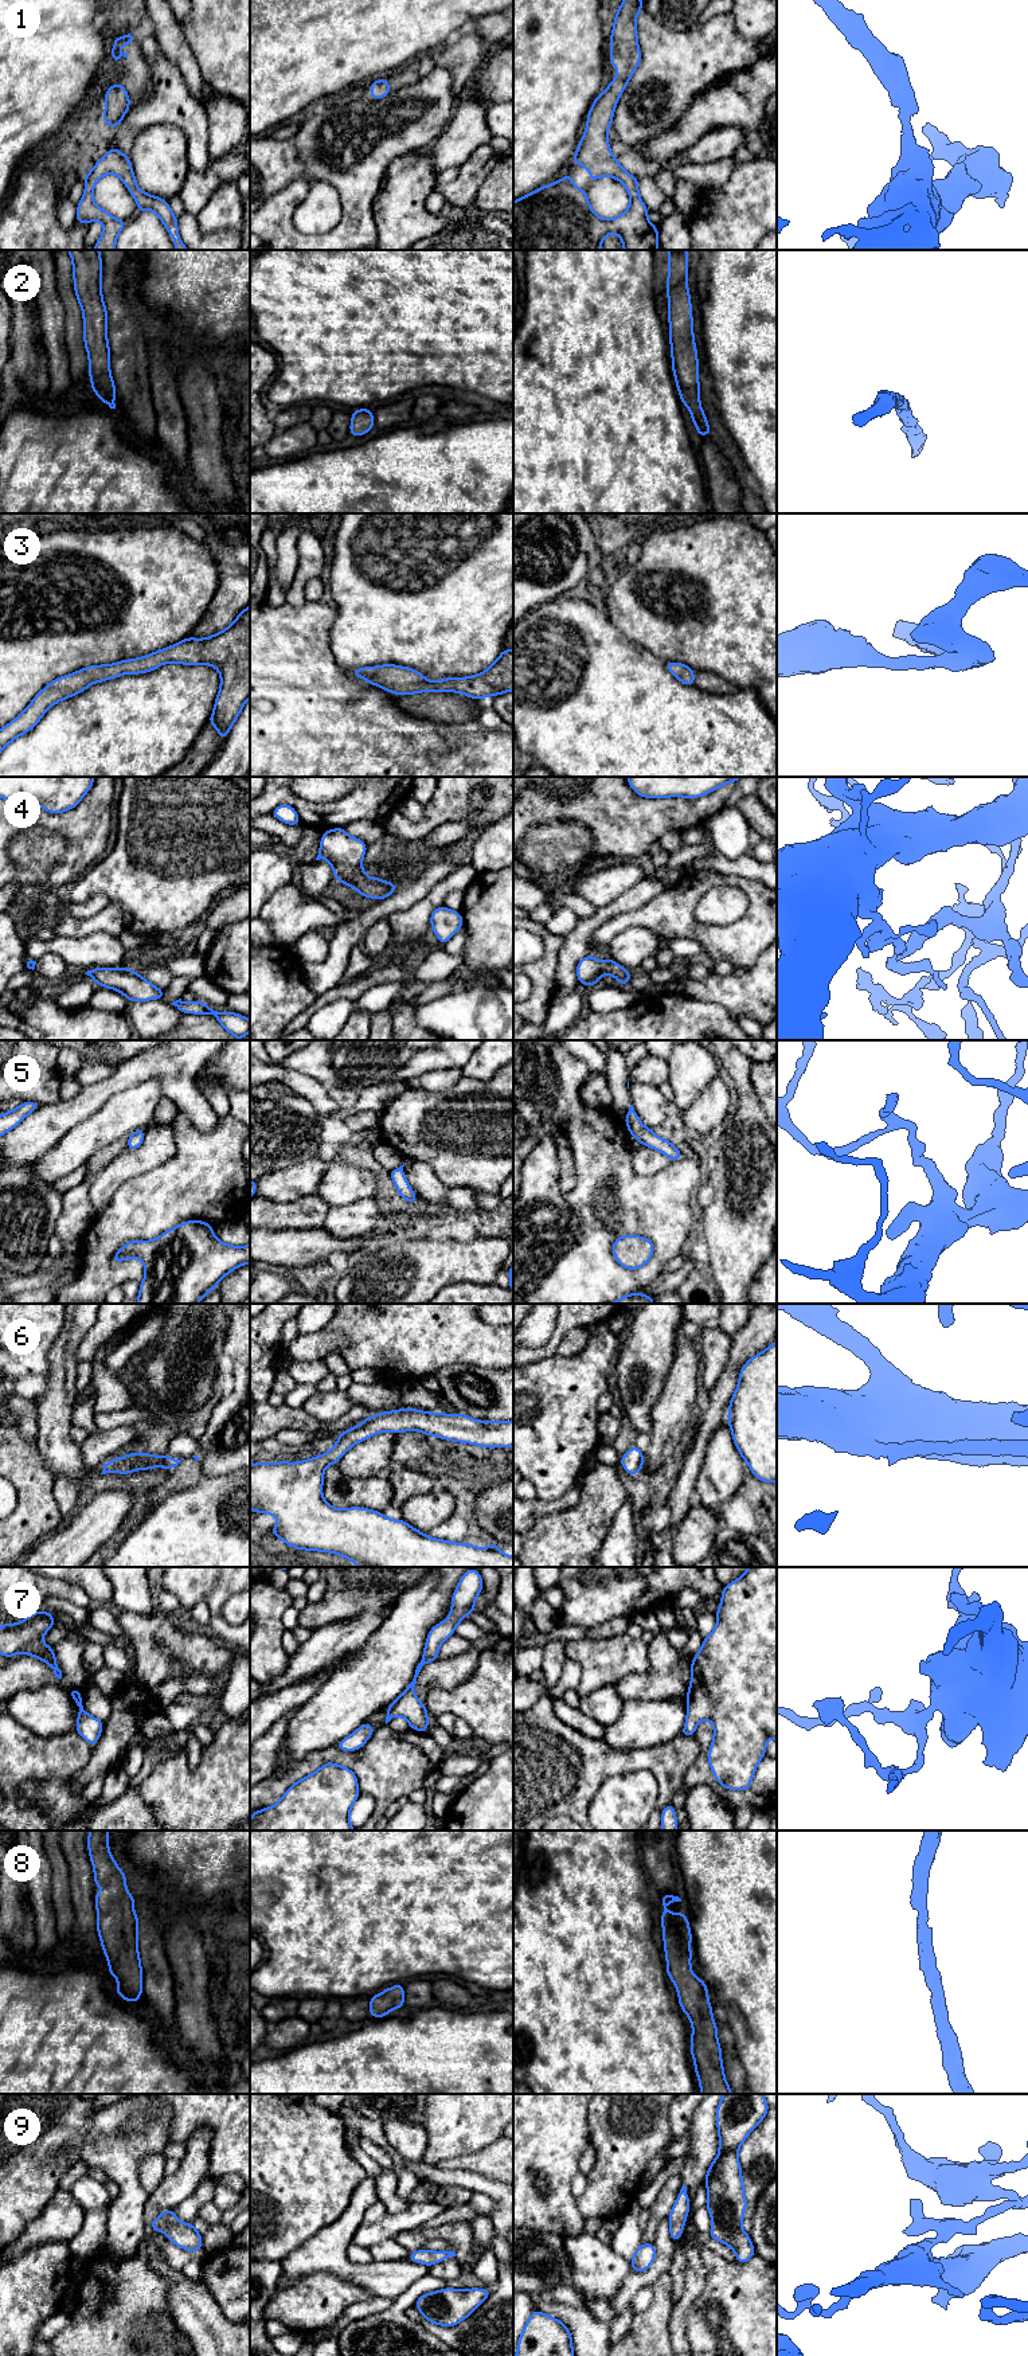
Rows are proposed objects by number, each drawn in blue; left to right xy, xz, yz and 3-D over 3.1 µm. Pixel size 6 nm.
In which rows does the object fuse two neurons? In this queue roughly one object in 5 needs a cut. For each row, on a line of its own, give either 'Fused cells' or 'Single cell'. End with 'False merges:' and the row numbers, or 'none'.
1: Single cell
2: Single cell
3: Single cell
4: Single cell
5: Single cell
6: Single cell
7: Single cell
8: Single cell
9: Single cell
False merges: none

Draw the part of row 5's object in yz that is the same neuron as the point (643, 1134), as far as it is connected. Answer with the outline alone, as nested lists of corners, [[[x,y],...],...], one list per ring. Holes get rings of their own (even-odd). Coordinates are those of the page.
[[[633,1105],[626,1111],[625,1124],[640,1144],[664,1153],[669,1160],[684,1159],[684,1154],[671,1141],[656,1136],[652,1129],[642,1125]]]

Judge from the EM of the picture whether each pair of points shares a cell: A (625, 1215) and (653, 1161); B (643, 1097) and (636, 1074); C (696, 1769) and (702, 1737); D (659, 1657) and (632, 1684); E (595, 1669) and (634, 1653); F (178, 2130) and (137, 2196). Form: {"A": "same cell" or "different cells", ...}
{"A": "different cells", "B": "different cells", "C": "same cell", "D": "same cell", "E": "same cell", "F": "different cells"}

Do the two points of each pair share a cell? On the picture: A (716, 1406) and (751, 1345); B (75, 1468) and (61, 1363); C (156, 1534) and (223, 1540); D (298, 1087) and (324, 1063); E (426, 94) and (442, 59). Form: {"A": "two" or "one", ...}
{"A": "one", "B": "one", "C": "one", "D": "two", "E": "two"}

